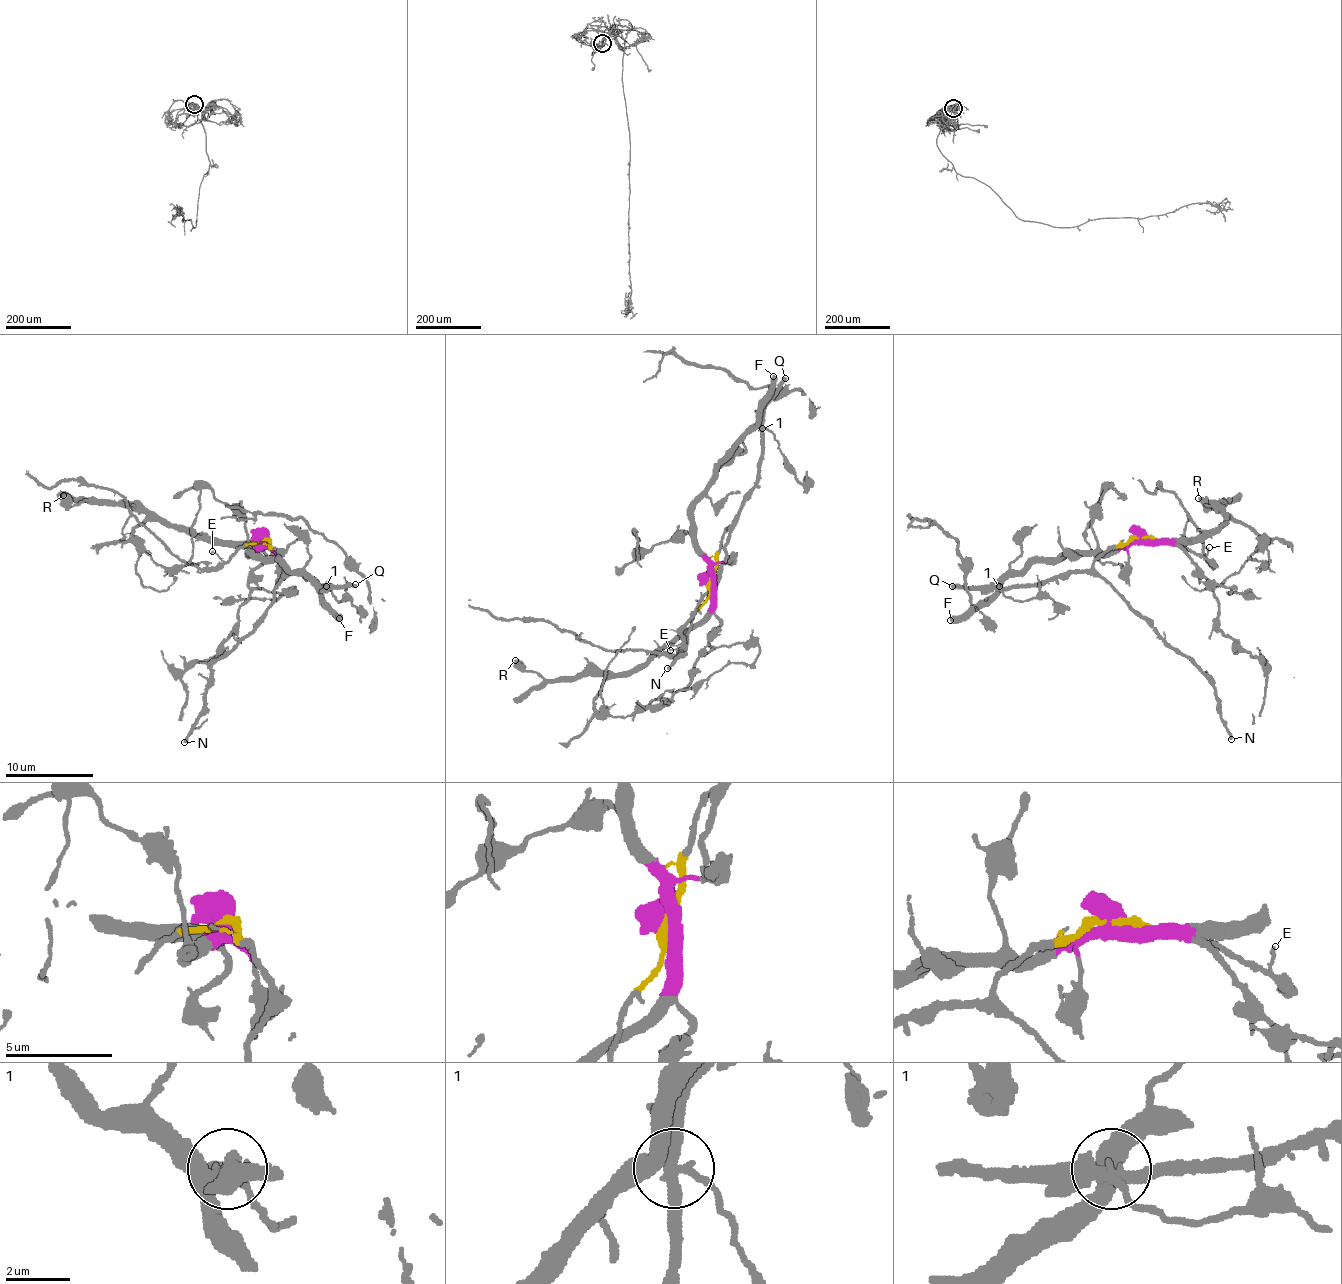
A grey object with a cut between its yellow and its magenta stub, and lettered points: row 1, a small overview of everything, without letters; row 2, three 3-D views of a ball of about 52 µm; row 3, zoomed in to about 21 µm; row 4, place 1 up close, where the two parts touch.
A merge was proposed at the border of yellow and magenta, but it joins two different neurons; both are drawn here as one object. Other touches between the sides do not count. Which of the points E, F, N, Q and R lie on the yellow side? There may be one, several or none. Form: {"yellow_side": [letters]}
{"yellow_side": ["E", "N", "Q"]}

